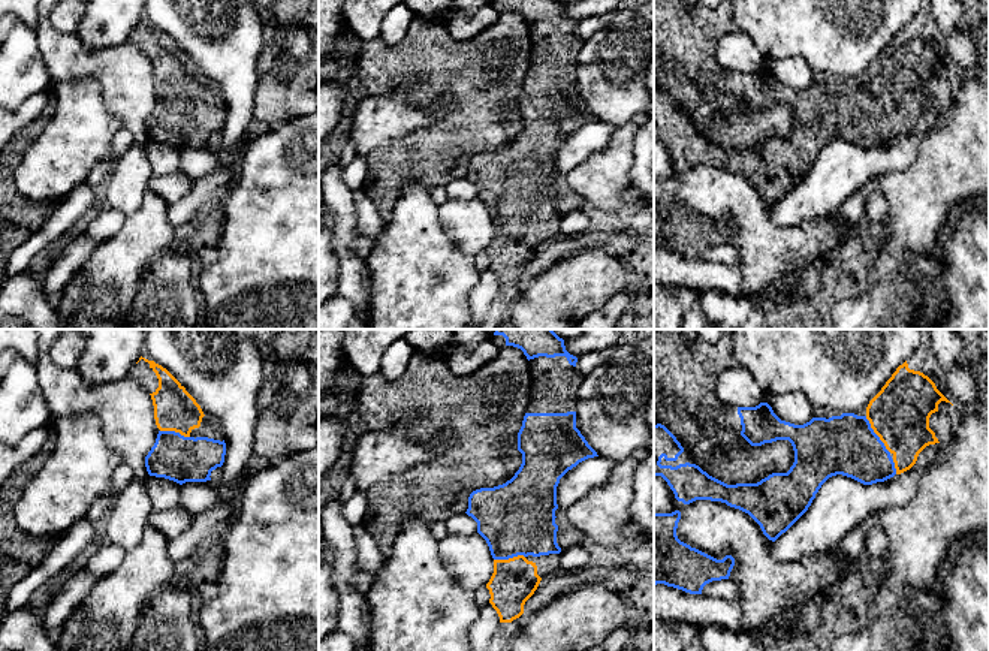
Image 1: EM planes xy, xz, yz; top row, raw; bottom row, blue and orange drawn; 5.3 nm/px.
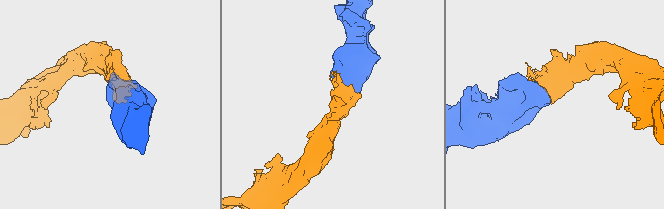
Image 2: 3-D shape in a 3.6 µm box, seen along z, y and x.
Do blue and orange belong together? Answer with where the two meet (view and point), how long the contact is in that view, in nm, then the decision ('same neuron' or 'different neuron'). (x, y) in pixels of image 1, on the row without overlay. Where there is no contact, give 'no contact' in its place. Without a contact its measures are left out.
contact yz (876, 99); length 240 nm; same neuron

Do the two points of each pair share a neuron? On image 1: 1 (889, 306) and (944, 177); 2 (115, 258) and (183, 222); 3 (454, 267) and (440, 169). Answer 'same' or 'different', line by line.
1: same
2: different
3: different

